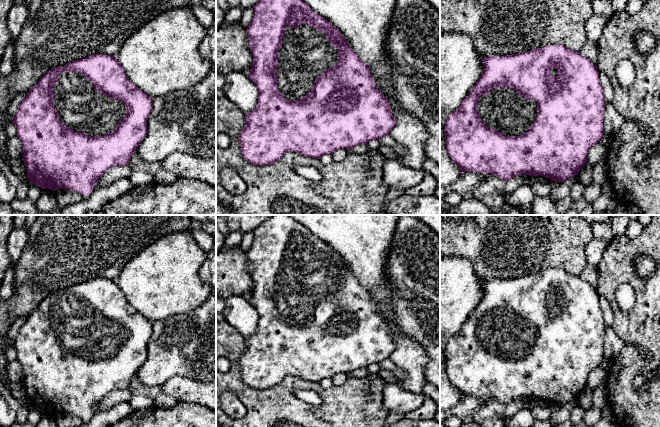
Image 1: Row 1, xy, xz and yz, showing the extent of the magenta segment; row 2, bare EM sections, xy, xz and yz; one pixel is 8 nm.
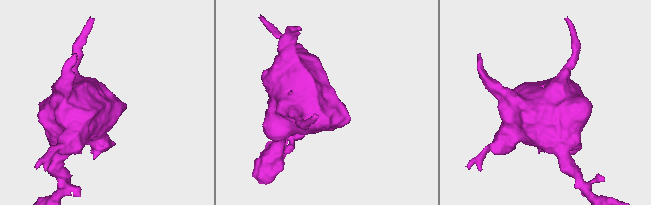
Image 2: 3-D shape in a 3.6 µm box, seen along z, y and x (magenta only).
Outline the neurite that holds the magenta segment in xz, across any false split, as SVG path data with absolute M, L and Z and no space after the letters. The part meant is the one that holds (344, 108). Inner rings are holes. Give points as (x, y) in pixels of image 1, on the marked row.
M260 0L253 6L254 15L247 27L249 48L253 55L253 63L249 77L258 89L258 104L253 112L245 114L246 124L239 133L242 157L249 163L265 166L282 158L286 152L295 152L304 157L321 158L332 154L340 148L352 149L360 144L367 144L371 140L381 139L394 128L396 120L393 116L389 100L378 90L375 80L370 75L369 67L352 50L343 34L324 17L316 14L302 0Z

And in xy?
M92 54L86 58L75 60L67 64L63 64L47 71L42 78L27 93L26 97L20 103L18 111L13 119L13 124L17 128L17 136L23 145L23 158L25 163L27 176L30 183L43 188L56 191L59 189L69 189L78 192L83 199L88 199L93 194L93 189L97 185L99 178L105 171L113 166L128 165L133 153L143 141L147 134L147 120L153 107L153 99L140 90L126 76L125 70L118 62L116 56L106 54Z

